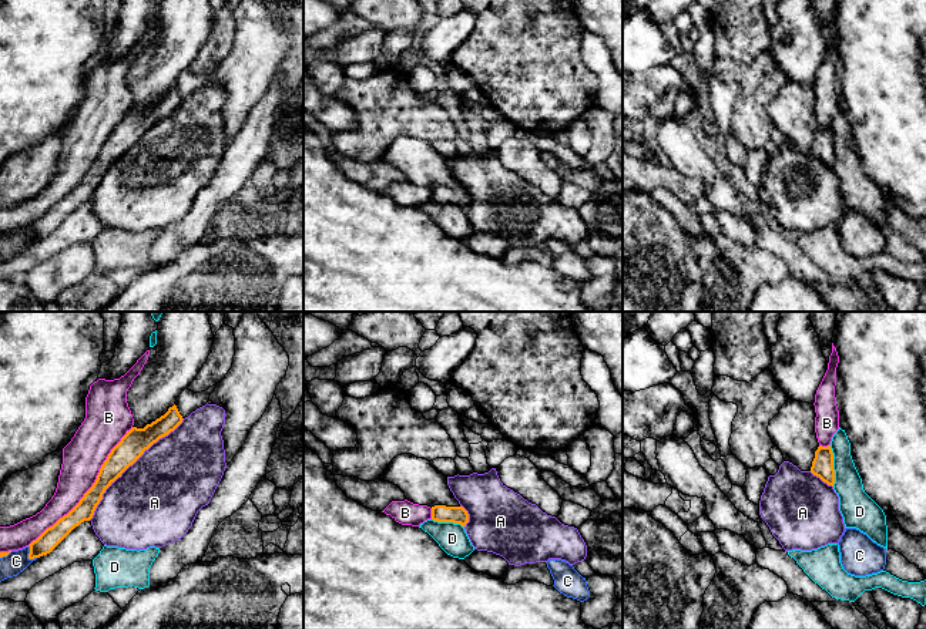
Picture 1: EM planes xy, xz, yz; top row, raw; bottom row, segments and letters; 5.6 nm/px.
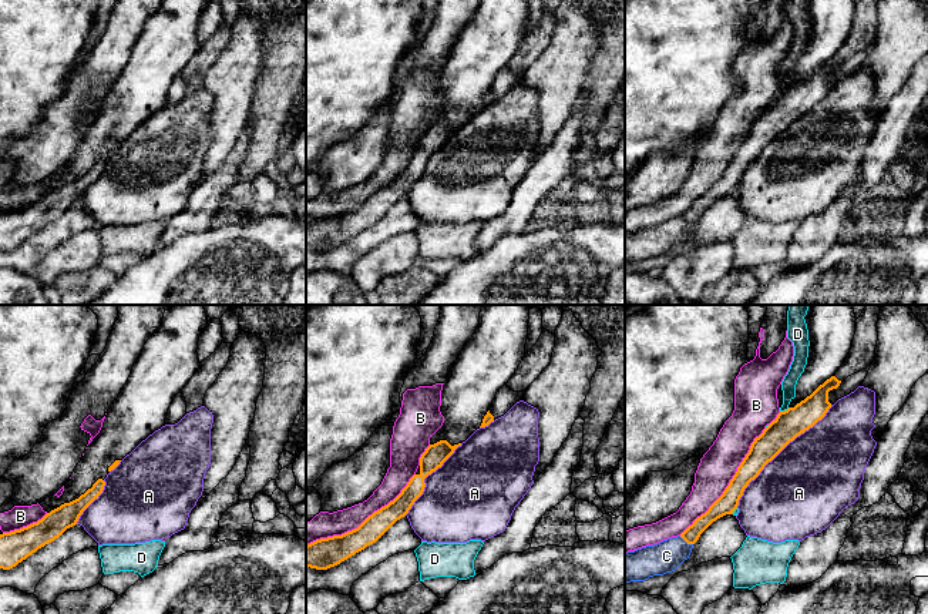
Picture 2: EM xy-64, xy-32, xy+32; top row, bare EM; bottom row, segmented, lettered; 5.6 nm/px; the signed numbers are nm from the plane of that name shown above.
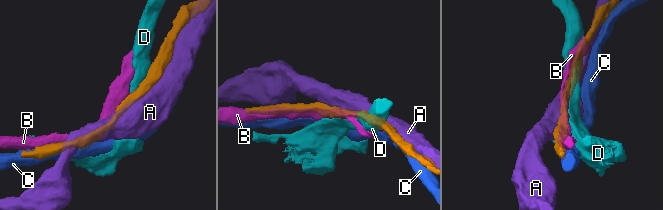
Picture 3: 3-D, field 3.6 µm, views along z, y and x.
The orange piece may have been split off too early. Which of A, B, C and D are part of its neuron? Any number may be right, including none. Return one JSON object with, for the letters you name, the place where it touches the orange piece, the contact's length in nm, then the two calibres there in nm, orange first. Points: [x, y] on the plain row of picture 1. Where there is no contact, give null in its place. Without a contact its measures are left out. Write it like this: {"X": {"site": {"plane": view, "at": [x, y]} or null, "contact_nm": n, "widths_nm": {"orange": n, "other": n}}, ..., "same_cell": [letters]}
{"same_cell": []}

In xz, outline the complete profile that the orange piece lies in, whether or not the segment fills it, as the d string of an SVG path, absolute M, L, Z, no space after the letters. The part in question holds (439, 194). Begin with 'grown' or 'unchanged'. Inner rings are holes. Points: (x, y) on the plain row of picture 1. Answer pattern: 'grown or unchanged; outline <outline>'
unchanged; outline M432 188L432 201L437 204L453 204L466 208L469 204L469 195L463 188Z

